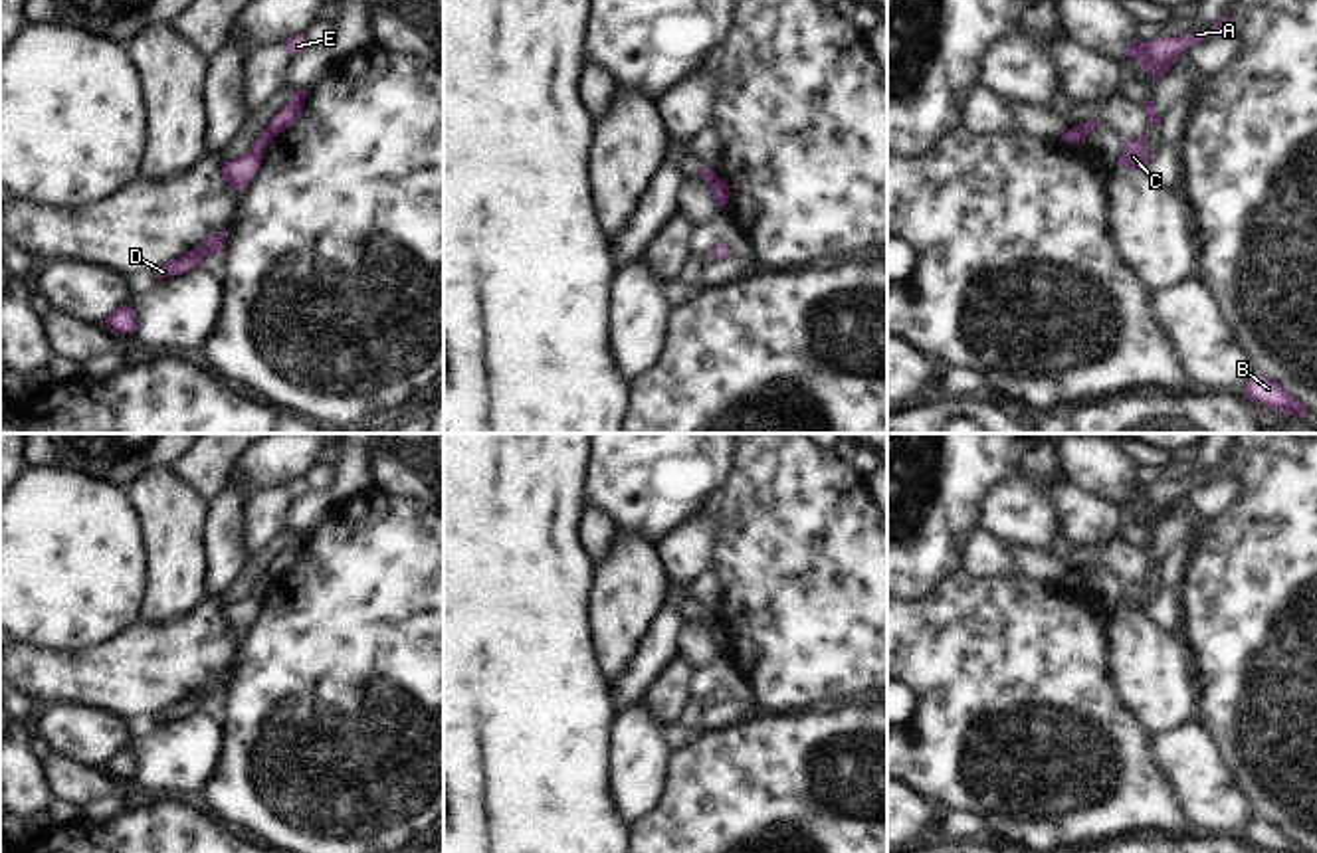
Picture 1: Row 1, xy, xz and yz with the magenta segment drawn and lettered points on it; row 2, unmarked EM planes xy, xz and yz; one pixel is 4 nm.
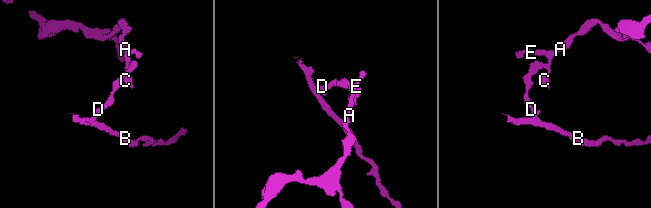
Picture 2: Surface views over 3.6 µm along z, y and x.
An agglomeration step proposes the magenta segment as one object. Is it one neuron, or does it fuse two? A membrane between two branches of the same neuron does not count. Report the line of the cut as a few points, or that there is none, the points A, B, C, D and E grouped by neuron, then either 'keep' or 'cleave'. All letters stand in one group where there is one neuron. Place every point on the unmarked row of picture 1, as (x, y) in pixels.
cut in yz along (1072, 568), (1084, 580); A C E / B D; cleave

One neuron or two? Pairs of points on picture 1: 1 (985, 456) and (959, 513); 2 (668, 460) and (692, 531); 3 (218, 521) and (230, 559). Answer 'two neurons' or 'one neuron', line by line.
1: one neuron
2: two neurons
3: one neuron

